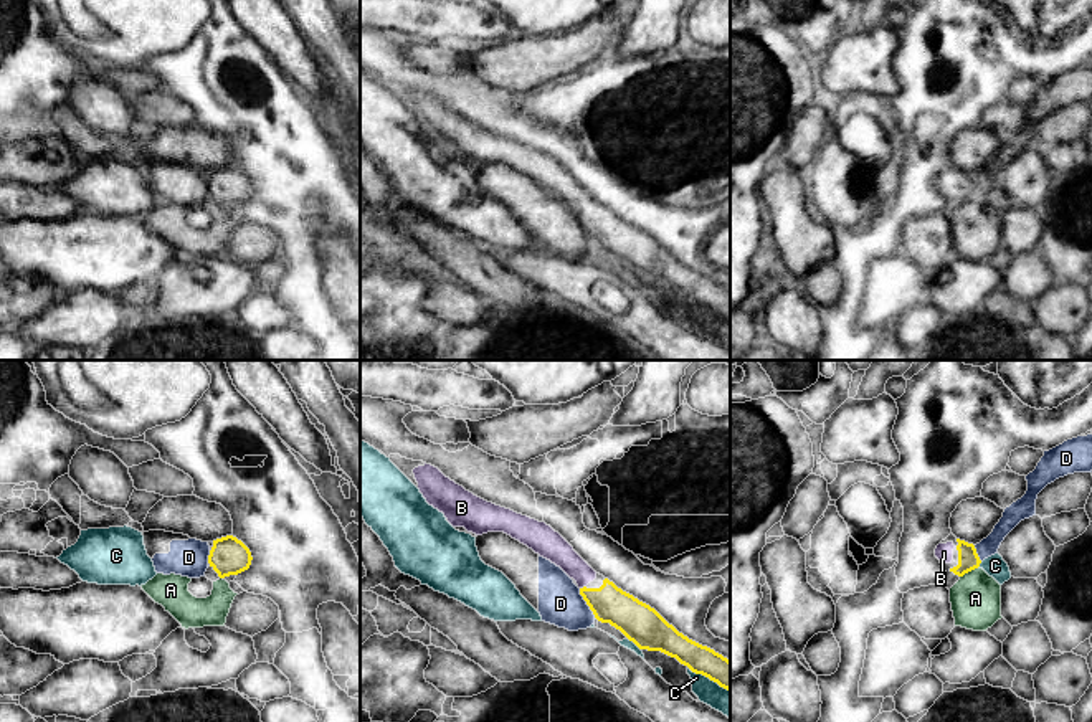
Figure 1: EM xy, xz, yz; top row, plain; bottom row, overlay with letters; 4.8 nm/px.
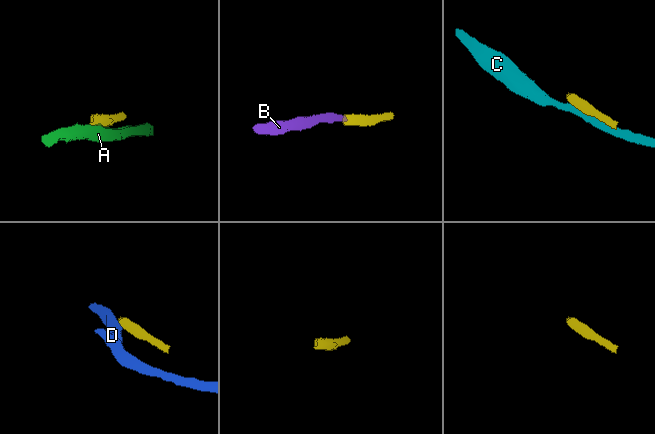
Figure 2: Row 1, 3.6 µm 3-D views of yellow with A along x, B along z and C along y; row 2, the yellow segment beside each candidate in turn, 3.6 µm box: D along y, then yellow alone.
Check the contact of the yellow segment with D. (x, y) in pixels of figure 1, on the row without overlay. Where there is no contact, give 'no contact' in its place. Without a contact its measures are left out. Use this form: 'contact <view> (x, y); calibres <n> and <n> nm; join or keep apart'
contact xz (587, 233); calibres 180 and 220 nm; keep apart

